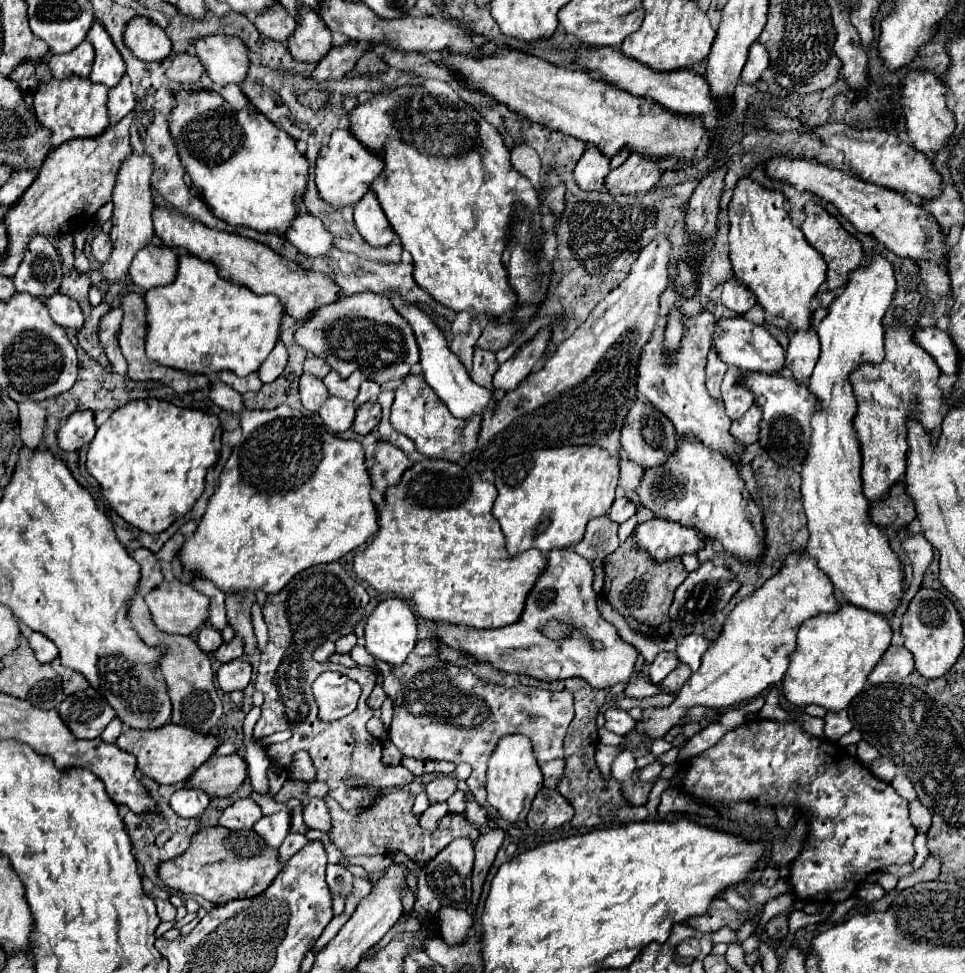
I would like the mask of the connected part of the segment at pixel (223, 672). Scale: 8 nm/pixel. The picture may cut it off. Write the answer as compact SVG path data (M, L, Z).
M243 658L225 662L219 670L217 670L217 682L221 686L223 692L233 692L233 690L245 690L245 686L251 680L251 664Z

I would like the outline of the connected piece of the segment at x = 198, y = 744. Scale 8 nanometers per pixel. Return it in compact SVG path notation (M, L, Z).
M167 724L165 728L159 728L159 732L137 732L131 728L125 728L125 732L115 742L121 750L131 752L137 758L137 768L153 778L159 784L179 784L187 782L193 772L209 760L209 756L219 746L219 740L211 734L201 734L185 726Z

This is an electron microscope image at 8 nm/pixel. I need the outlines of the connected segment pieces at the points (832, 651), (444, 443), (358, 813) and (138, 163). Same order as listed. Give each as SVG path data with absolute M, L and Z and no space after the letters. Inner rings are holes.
M841 602L837 614L817 614L801 624L797 632L797 646L789 654L789 668L783 676L783 696L793 706L799 706L799 708L807 704L817 704L817 706L823 706L825 710L839 712L847 708L849 702L863 690L869 672L873 670L873 666L877 666L877 662L881 660L889 644L891 644L891 626L885 620L885 616Z
M409 374L395 390L391 424L395 430L411 438L423 456L459 462L463 454L473 452L473 448L477 446L477 430L481 428L481 416L471 416L469 420L455 418L443 404L443 400L439 400L439 396L433 392L433 388L429 388L423 374Z
M393 790L393 792L385 792L381 796L375 798L373 806L369 808L357 808L357 810L341 810L339 804L333 798L325 798L331 818L333 818L333 828L331 828L331 840L335 842L335 846L339 846L339 850L345 856L359 856L359 854L395 854L395 852L403 852L407 854L411 860L415 858L415 854L425 854L425 860L431 860L433 856L437 856L451 840L455 838L469 838L471 842L477 840L479 836L479 828L475 824L471 824L463 814L453 814L447 812L441 820L435 832L427 832L419 826L419 816L413 814L413 792L407 790Z
M131 154L125 160L125 164L121 166L121 172L117 176L117 184L113 188L115 210L113 210L113 230L111 230L111 236L101 232L101 234L97 234L93 238L93 244L91 244L93 256L99 262L105 262L101 272L109 280L119 280L121 276L125 276L127 270L129 270L129 264L131 264L131 260L135 256L135 252L141 250L143 246L147 246L151 242L151 238L155 236L153 222L151 222L151 210L153 210L151 184L149 184L151 172L153 172L153 166L151 166L149 156L133 156ZM111 250L113 250L113 254L111 254Z

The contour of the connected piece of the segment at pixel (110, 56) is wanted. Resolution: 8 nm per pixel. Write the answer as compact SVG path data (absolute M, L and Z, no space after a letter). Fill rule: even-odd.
M95 22L89 30L89 42L95 46L95 64L89 80L95 84L105 84L107 88L117 86L125 74L125 62L99 22Z

